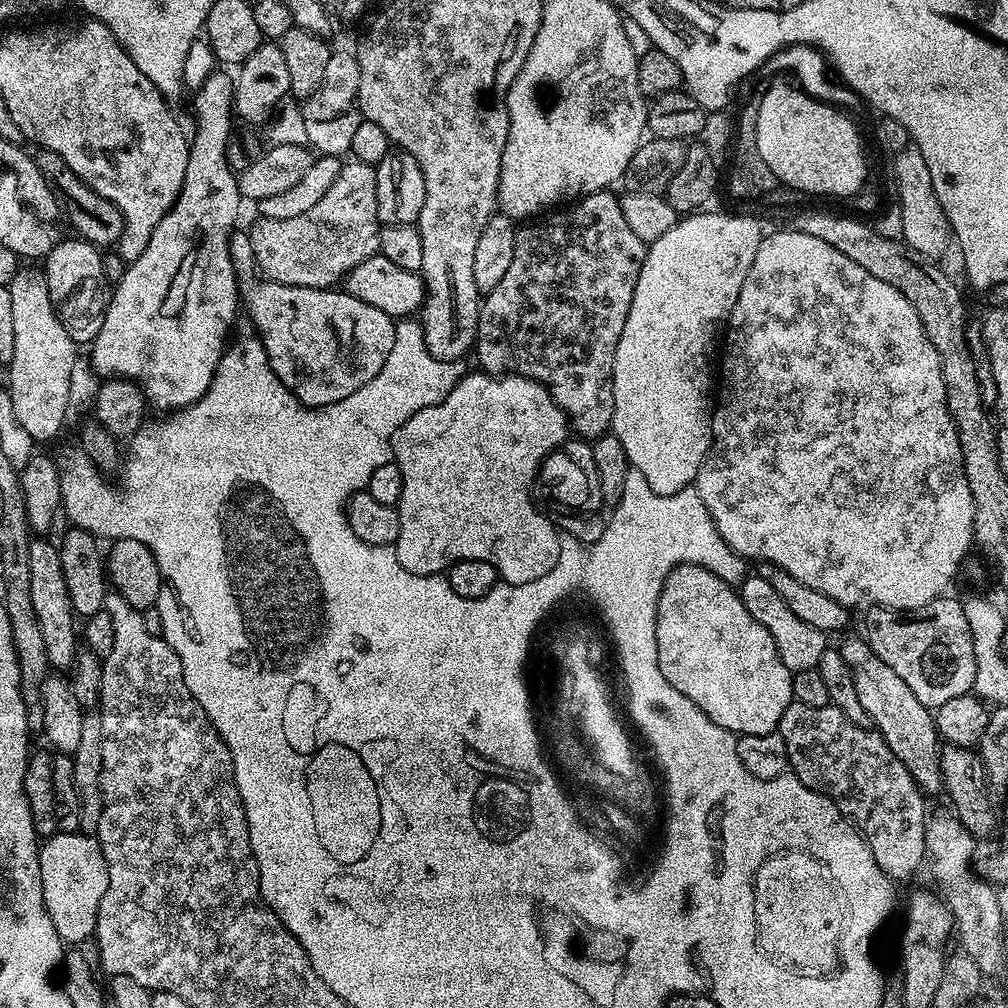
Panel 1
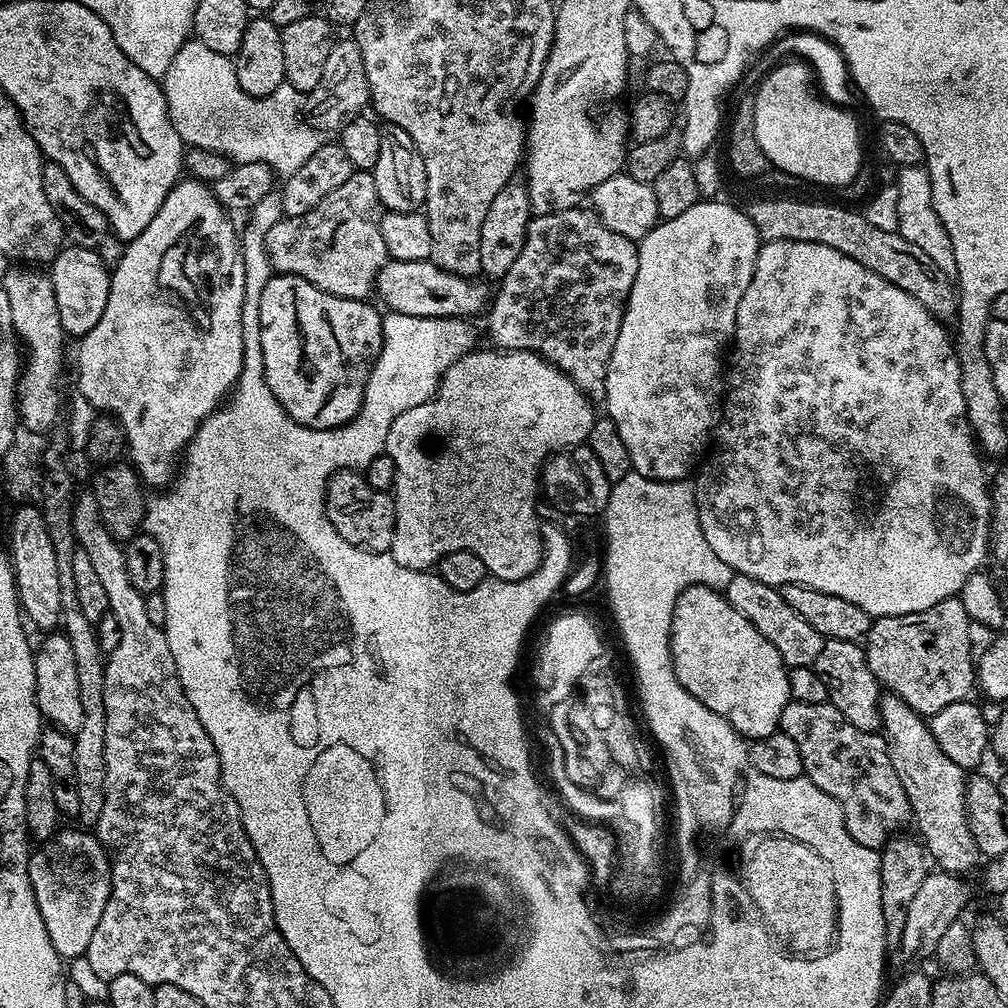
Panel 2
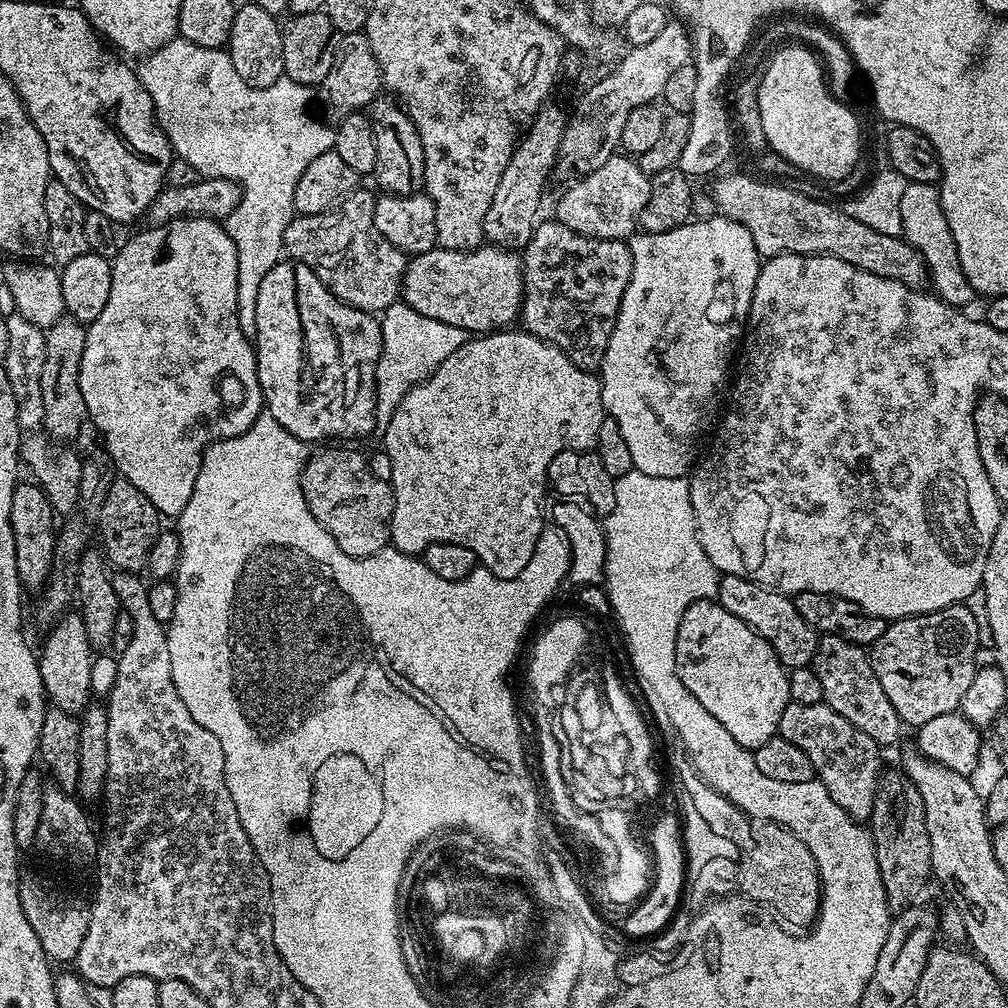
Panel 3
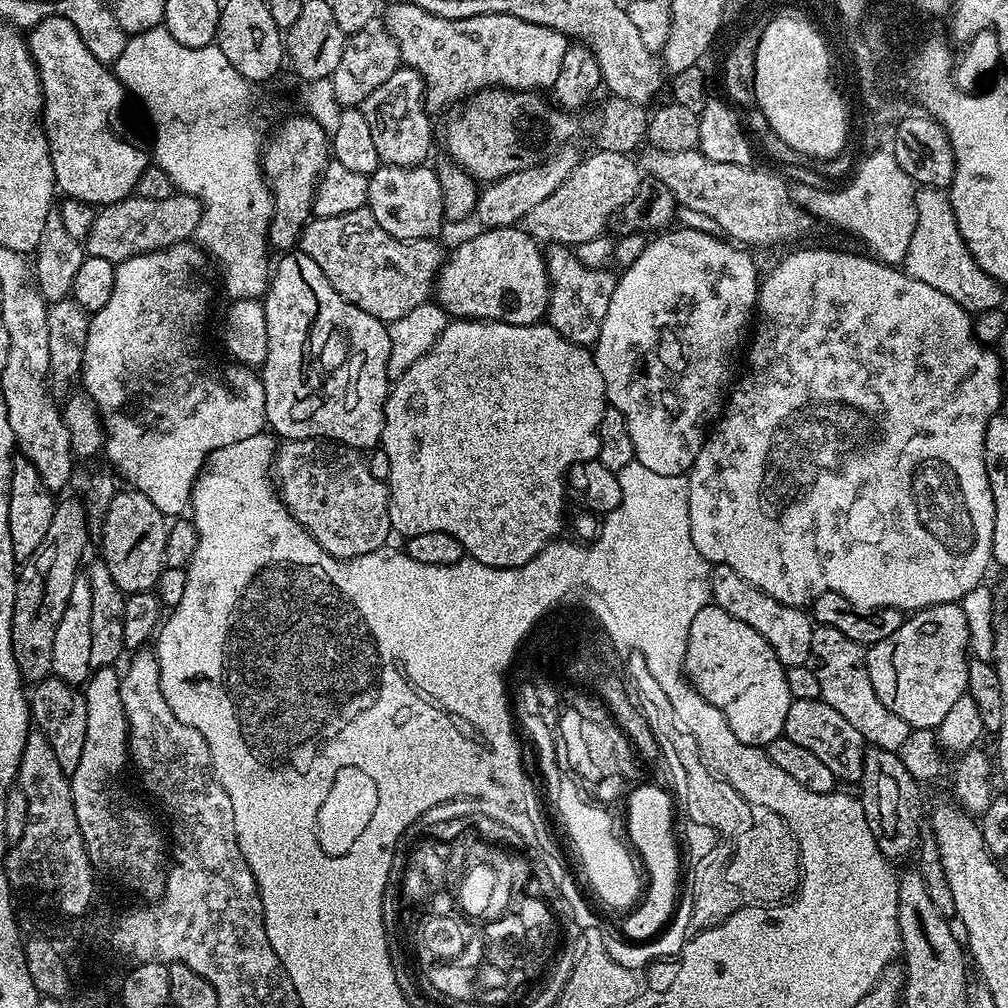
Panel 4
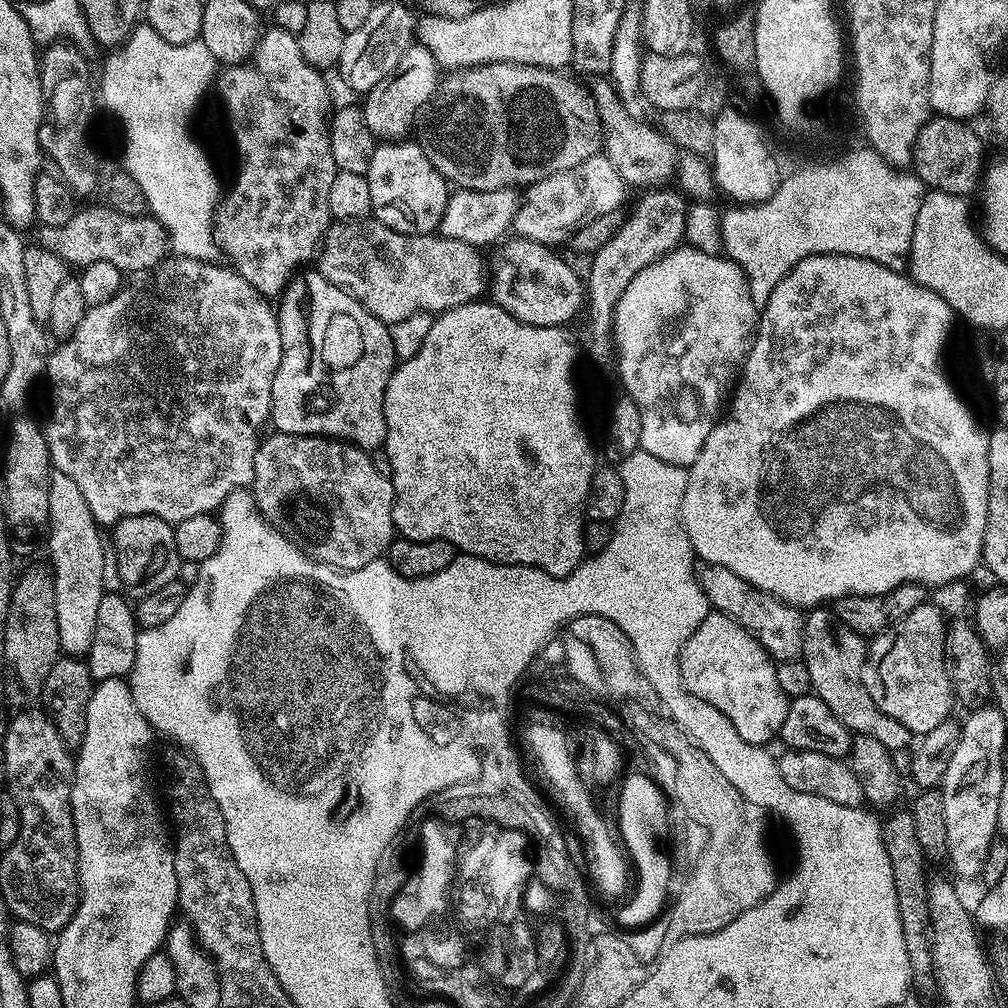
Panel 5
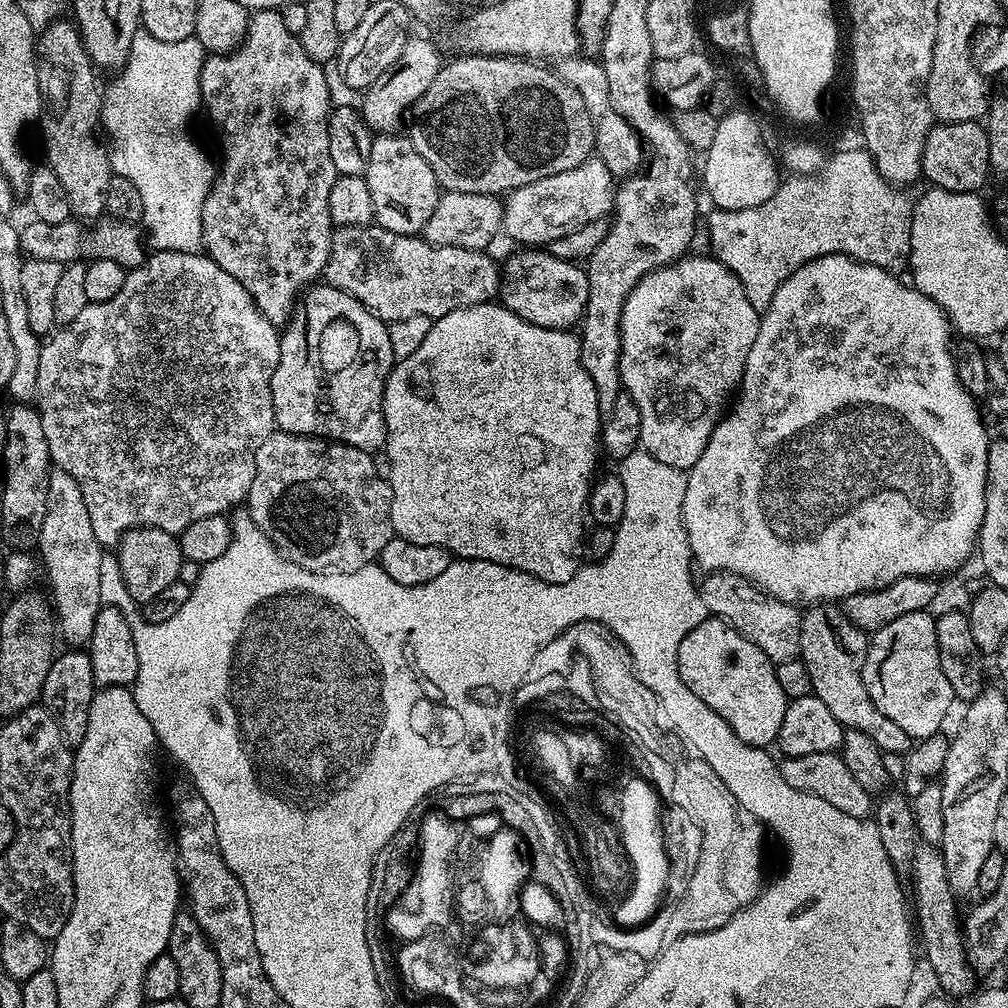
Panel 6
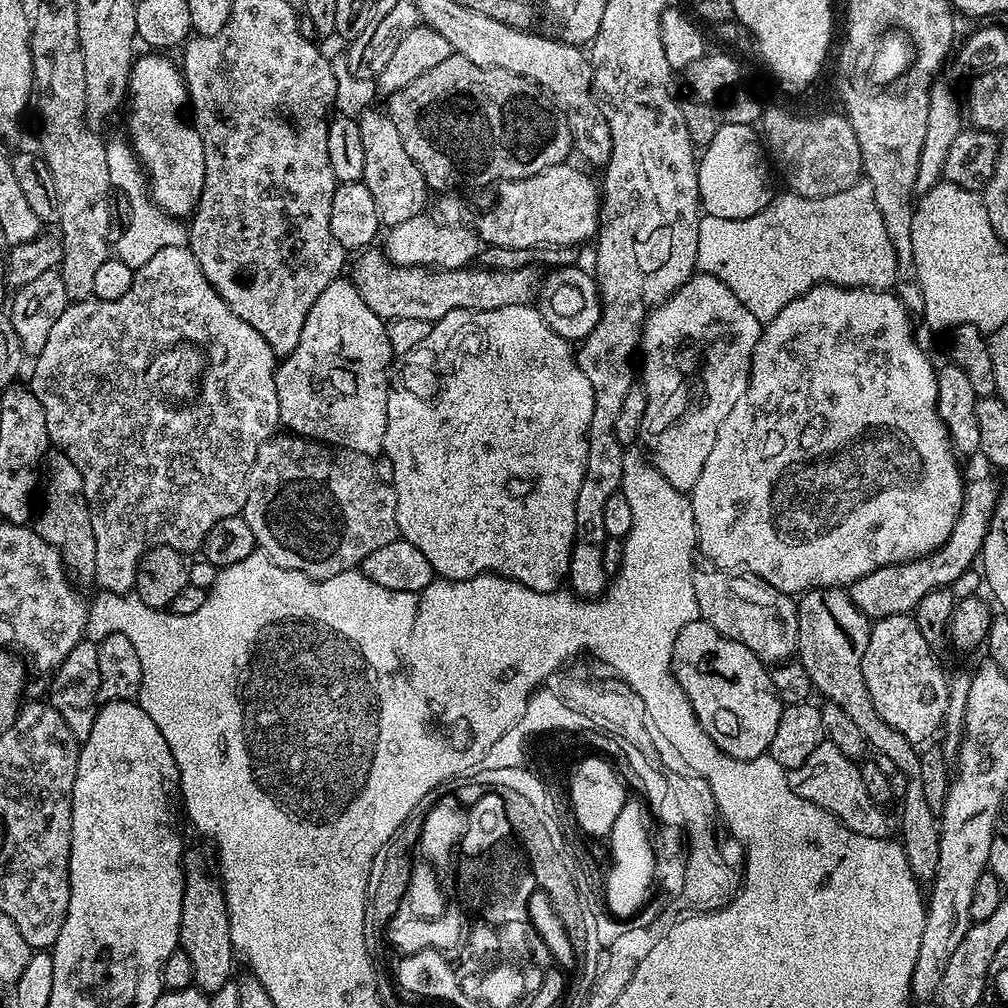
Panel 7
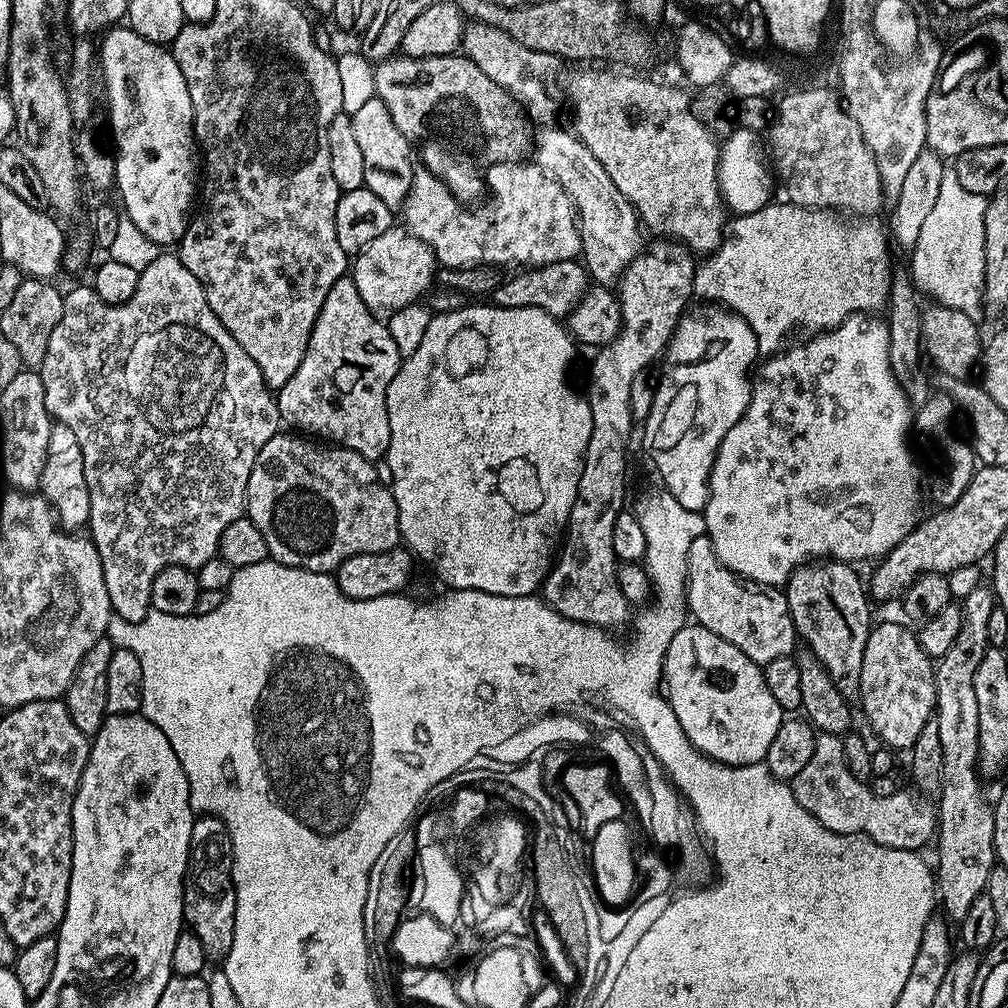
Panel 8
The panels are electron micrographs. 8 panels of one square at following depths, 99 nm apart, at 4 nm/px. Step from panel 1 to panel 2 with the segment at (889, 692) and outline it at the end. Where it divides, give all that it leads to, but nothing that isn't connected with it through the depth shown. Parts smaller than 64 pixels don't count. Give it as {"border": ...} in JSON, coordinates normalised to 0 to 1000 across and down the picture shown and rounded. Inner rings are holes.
{"border":[[[884,688],[874,689],[873,721],[877,735],[881,738],[881,747],[883,748],[883,756],[887,760],[887,768],[891,768],[891,776],[895,780],[895,784],[899,784],[899,792],[905,801],[907,821],[909,817],[910,823],[913,824],[911,826],[912,832],[915,834],[922,850],[928,856],[930,853],[933,856],[930,858],[936,864],[945,867],[960,865],[968,856],[971,858],[974,850],[968,841],[966,827],[962,823],[960,809],[958,808],[958,792],[956,791],[957,763],[951,762],[946,756],[942,756],[942,752],[938,752],[938,748],[935,748],[931,736],[927,736],[927,728],[922,715],[911,709],[903,700],[899,700],[899,696],[895,696],[895,692]]]}

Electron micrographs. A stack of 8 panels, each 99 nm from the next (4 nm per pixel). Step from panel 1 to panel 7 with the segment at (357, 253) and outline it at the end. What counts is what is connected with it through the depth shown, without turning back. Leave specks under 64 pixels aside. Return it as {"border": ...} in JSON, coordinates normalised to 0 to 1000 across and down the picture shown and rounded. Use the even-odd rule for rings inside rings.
{"border":[[[376,245],[358,249],[349,266],[347,277],[359,292],[359,300],[384,319],[395,315],[437,317],[446,308],[494,308],[498,304],[528,302],[533,297],[538,281],[538,270],[529,264],[518,268],[494,268],[465,264],[462,266],[410,266],[404,262],[391,262]]]}

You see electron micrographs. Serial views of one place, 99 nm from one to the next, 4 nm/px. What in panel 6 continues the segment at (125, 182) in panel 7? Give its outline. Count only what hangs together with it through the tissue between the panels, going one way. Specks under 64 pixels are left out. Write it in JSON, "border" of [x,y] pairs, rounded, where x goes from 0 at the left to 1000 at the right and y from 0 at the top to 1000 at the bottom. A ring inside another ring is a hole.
{"border":[[[142,30],[133,34],[133,42],[129,42],[129,54],[123,66],[118,68],[115,80],[111,84],[104,86],[101,91],[101,102],[99,105],[99,122],[101,124],[102,134],[105,136],[105,146],[107,148],[107,160],[111,162],[111,170],[121,177],[127,177],[133,183],[137,191],[141,194],[141,208],[143,215],[141,217],[142,225],[145,227],[145,238],[154,249],[157,250],[198,250],[200,246],[200,204],[202,198],[206,195],[206,189],[210,188],[212,178],[212,163],[202,156],[202,151],[187,136],[187,118],[193,113],[194,107],[199,106],[198,98],[198,70],[202,64],[204,53],[200,42],[196,42],[193,36],[181,38],[181,42],[161,42],[153,38],[153,34]]]}

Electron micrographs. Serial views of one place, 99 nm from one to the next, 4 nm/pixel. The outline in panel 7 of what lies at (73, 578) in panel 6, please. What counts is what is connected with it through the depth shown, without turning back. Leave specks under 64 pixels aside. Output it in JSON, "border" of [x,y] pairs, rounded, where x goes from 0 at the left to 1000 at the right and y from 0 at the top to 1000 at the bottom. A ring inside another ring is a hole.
{"border":[[[56,450],[56,453],[51,456],[52,453],[46,460],[47,467],[49,464],[52,469],[49,472],[47,469],[46,472],[46,487],[43,489],[42,503],[38,508],[38,516],[40,512],[38,527],[45,538],[60,547],[60,552],[63,555],[63,563],[73,568],[76,576],[90,576],[95,569],[93,565],[95,539],[93,522],[89,522],[89,506],[83,493],[81,470],[77,470],[77,462],[73,462],[73,458],[69,458],[67,452]]]}

